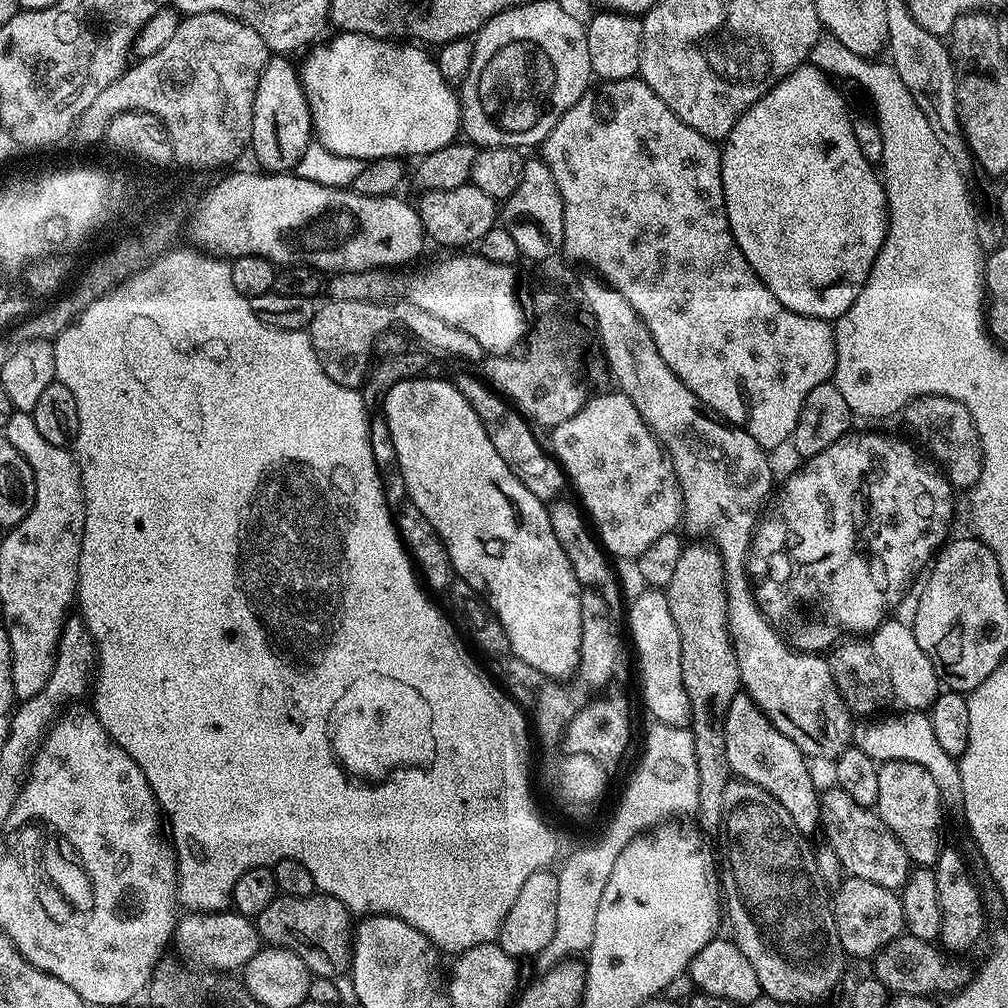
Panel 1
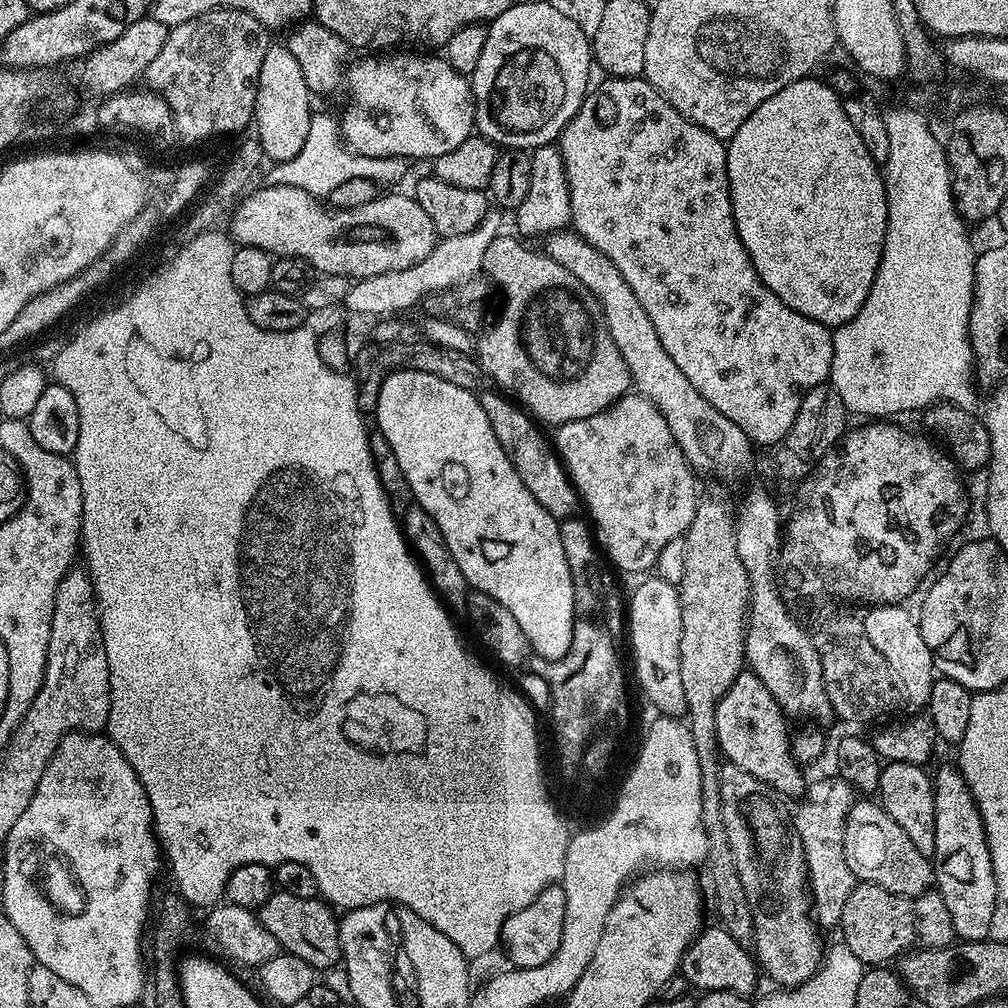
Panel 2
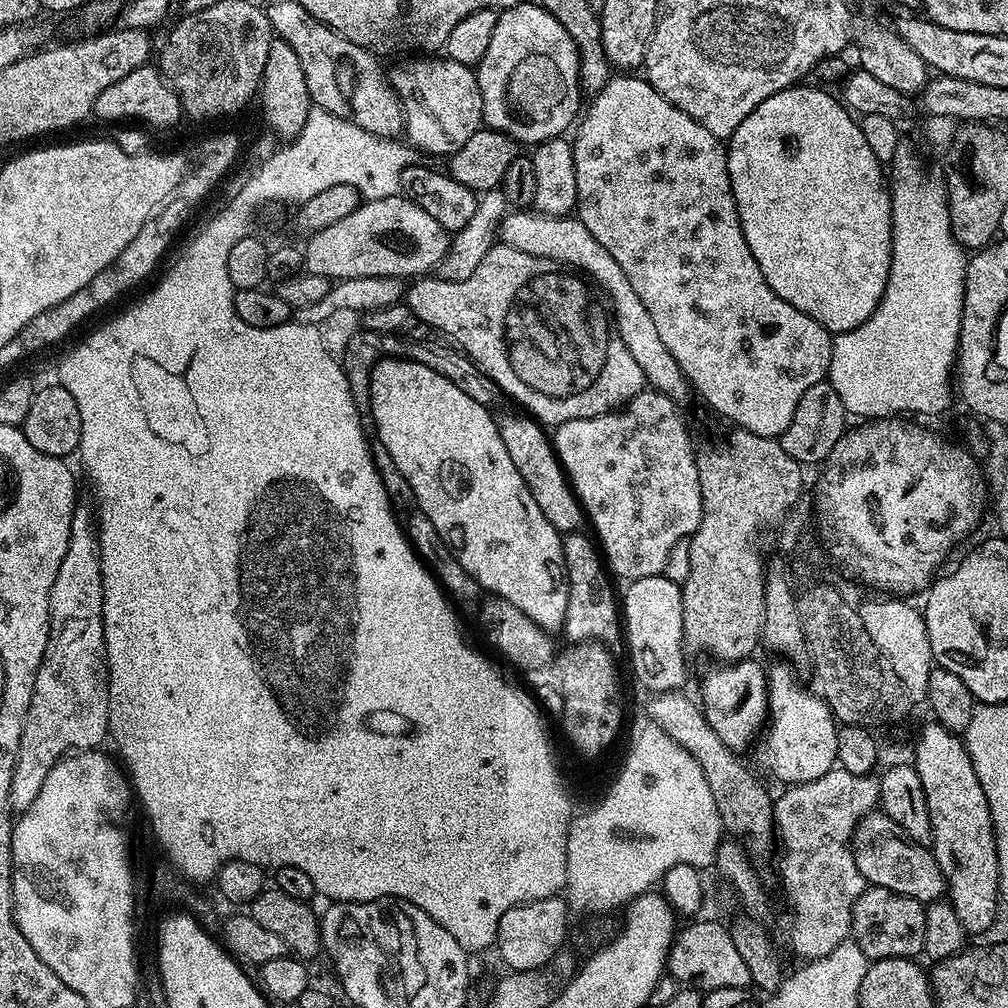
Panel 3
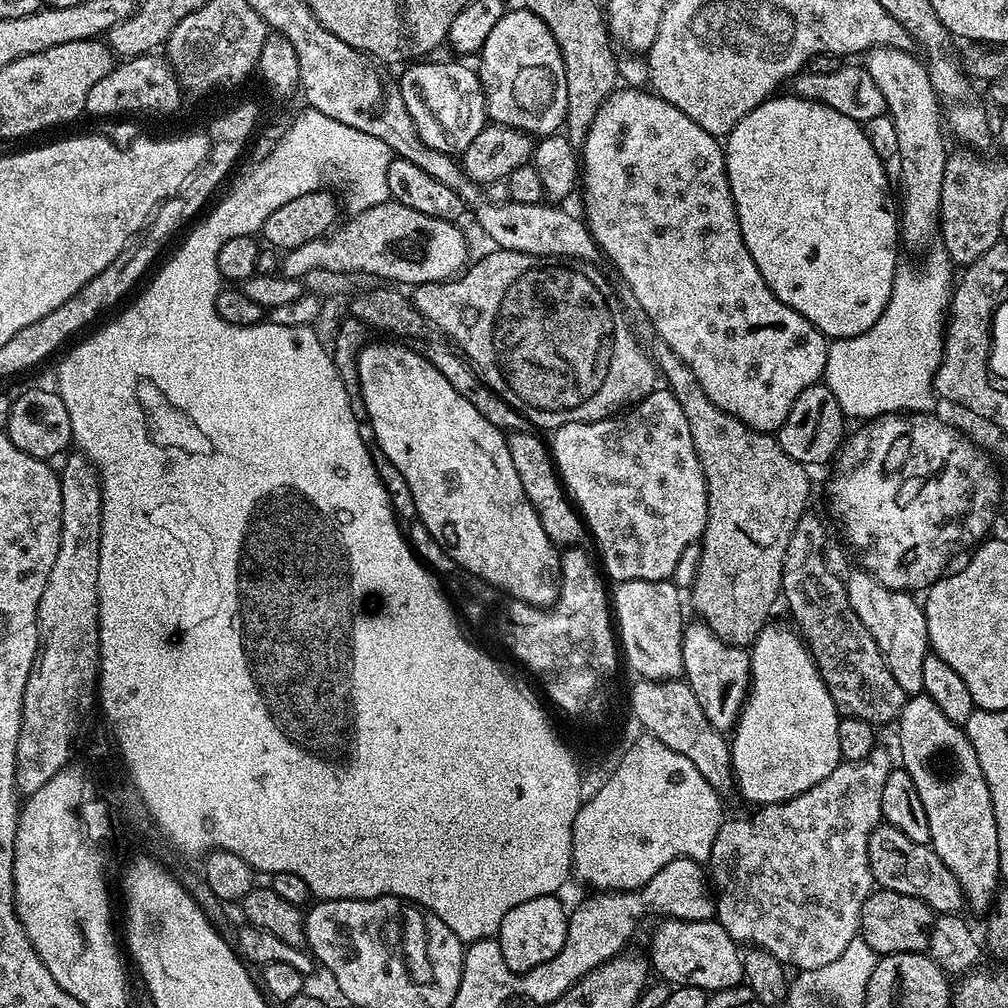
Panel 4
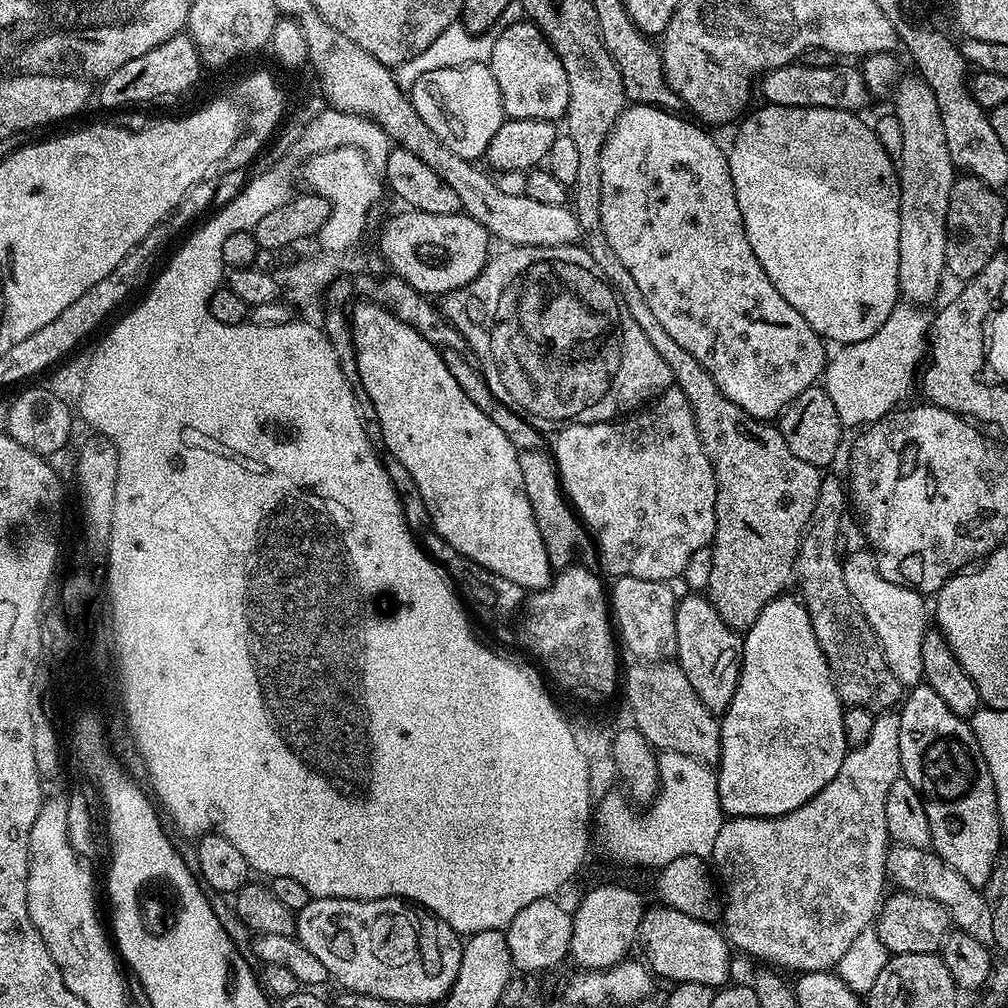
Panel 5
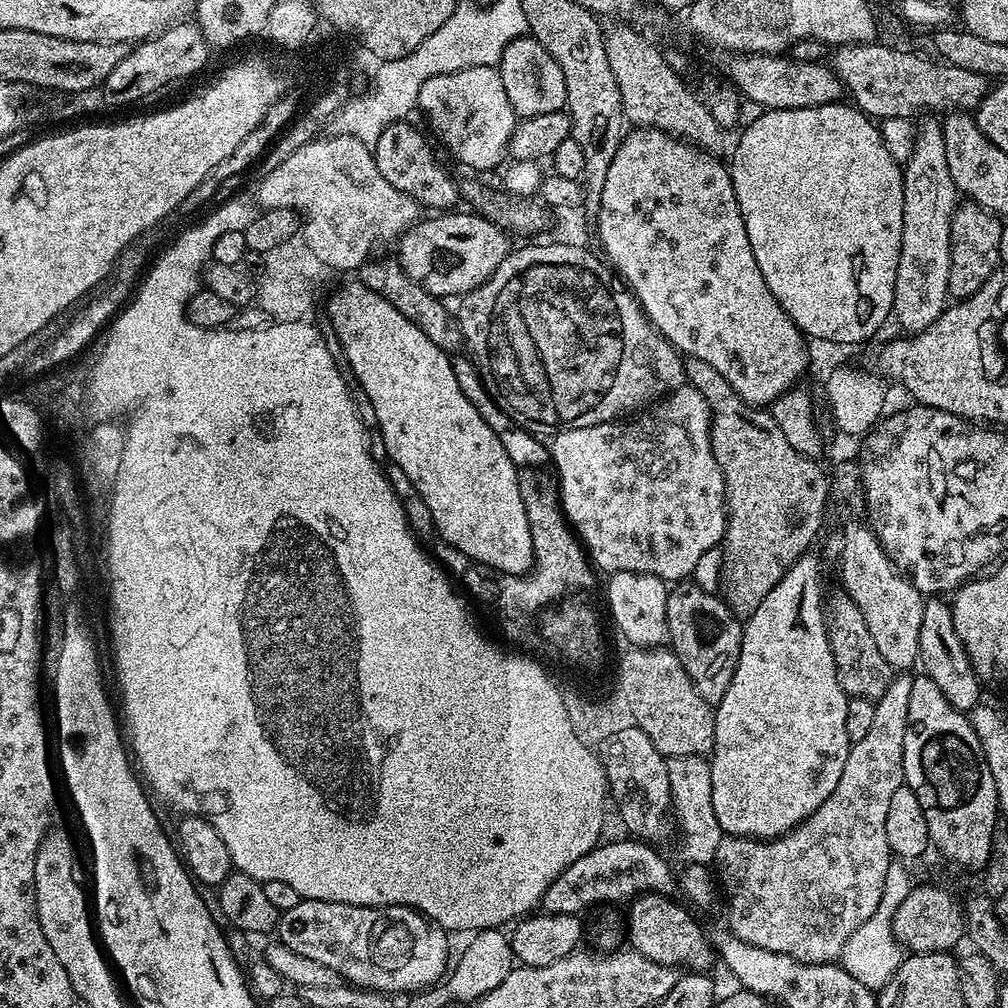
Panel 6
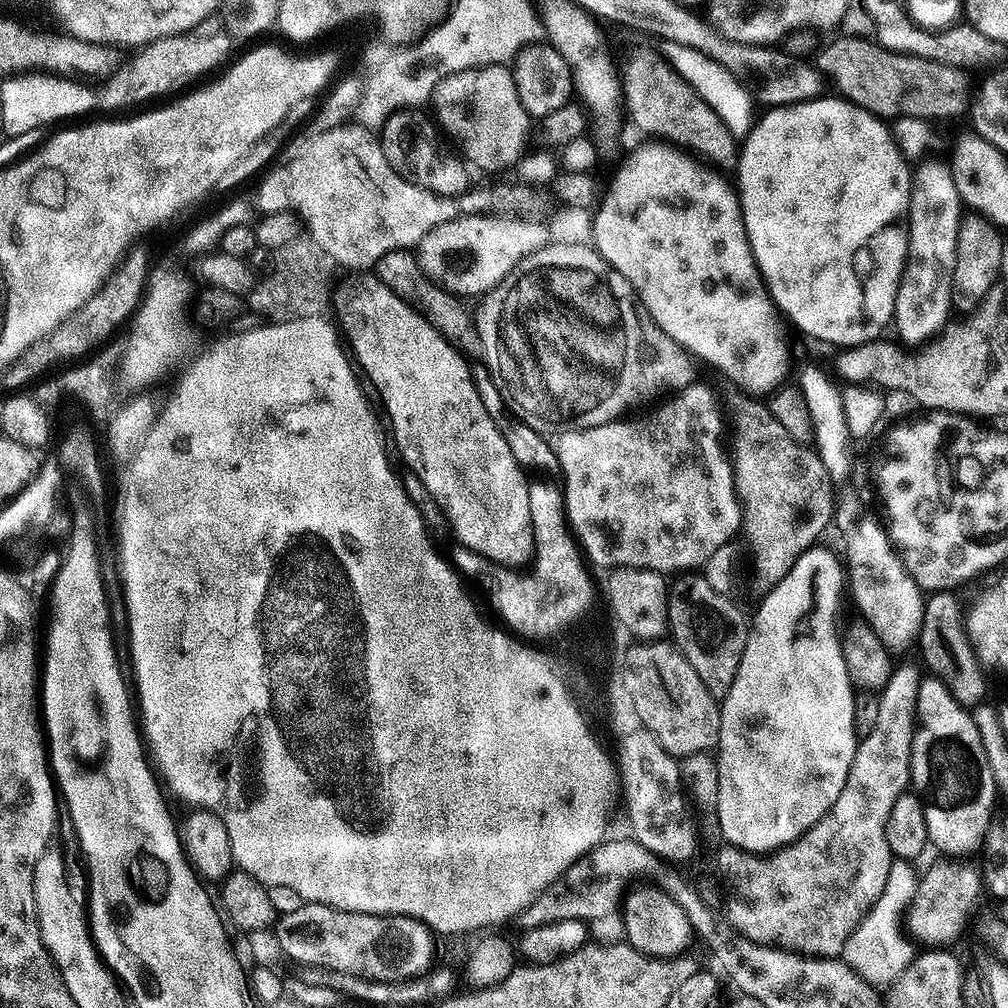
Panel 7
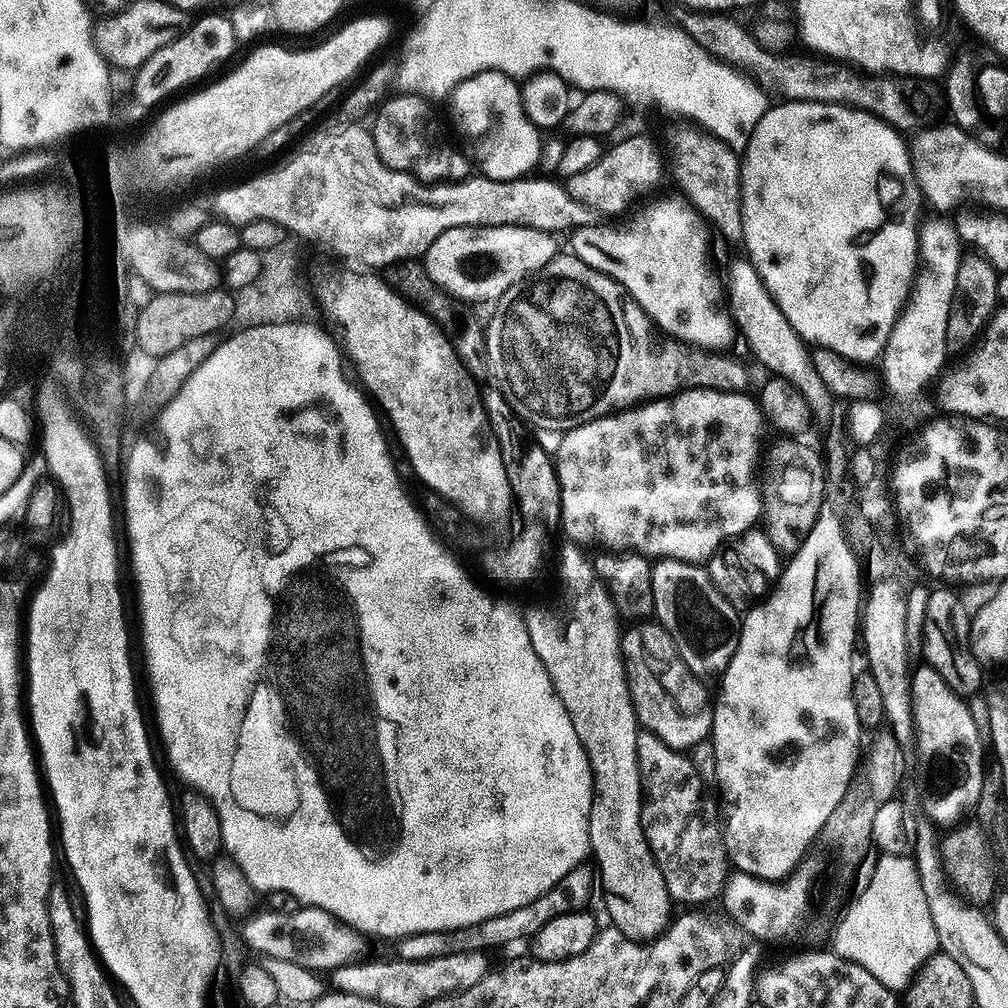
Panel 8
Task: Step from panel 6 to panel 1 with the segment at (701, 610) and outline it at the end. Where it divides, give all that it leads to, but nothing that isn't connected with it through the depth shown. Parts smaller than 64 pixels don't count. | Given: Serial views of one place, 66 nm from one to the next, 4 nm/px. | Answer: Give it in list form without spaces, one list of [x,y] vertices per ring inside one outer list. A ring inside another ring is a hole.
[[[738,694],[734,698],[734,702],[730,702],[730,708],[726,710],[726,758],[728,759],[728,767],[741,780],[749,780],[754,782],[754,786],[762,786],[762,790],[766,790],[766,794],[774,794],[774,798],[778,798],[778,802],[782,802],[790,818],[794,818],[794,826],[798,826],[798,830],[805,834],[812,834],[817,830],[822,822],[822,796],[816,793],[816,784],[812,781],[812,772],[808,769],[810,764],[809,757],[798,746],[794,746],[794,742],[790,742],[790,738],[786,738],[786,734],[782,734],[772,725],[770,718],[762,711],[747,694]]]

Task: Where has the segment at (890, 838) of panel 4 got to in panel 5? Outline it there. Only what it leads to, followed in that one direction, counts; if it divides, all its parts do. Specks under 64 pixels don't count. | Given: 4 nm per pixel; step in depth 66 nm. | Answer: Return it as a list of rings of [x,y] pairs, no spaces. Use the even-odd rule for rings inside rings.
[[[893,843],[886,854],[886,866],[884,867],[887,879],[896,883],[897,889],[913,892],[926,898],[934,898],[948,912],[949,921],[959,931],[965,932],[976,942],[985,946],[991,945],[992,927],[994,920],[991,918],[992,905],[985,893],[979,888],[970,886],[954,866],[950,866],[937,852],[928,848],[915,848],[905,844]]]

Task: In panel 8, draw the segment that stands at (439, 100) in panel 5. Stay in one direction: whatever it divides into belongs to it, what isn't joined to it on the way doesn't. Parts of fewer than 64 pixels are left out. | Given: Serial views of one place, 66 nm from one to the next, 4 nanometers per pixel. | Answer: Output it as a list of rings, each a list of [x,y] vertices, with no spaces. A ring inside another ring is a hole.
[[[483,72],[466,78],[452,92],[450,105],[452,104],[452,120],[456,128],[472,140],[472,152],[474,164],[478,167],[479,175],[488,176],[491,180],[523,180],[529,175],[528,172],[537,167],[540,162],[540,147],[542,143],[541,129],[526,114],[520,97],[520,84],[515,79],[501,72]]]

